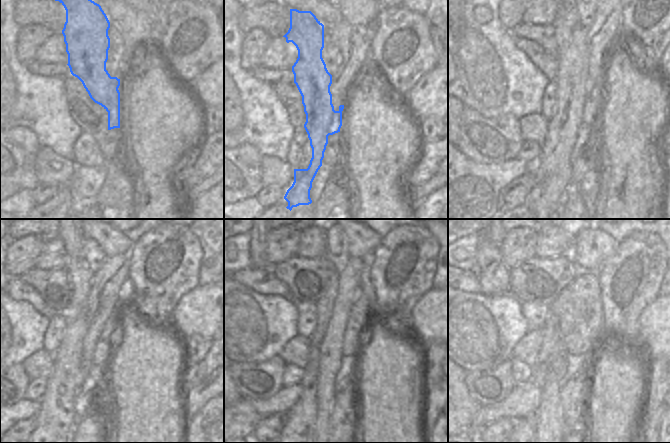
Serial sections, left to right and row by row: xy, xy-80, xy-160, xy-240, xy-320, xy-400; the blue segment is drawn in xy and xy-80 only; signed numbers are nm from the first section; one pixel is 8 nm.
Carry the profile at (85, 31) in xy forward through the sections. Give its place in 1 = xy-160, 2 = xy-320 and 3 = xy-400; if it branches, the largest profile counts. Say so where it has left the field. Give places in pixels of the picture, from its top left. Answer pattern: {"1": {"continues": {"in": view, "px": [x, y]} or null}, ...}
{"1": {"continues": {"in": "xy-160", "px": [534, 80]}}, "2": {"continues": {"in": "xy-320", "px": [301, 420]}}, "3": {"continues": {"in": "xy-400", "px": [530, 422]}}}

